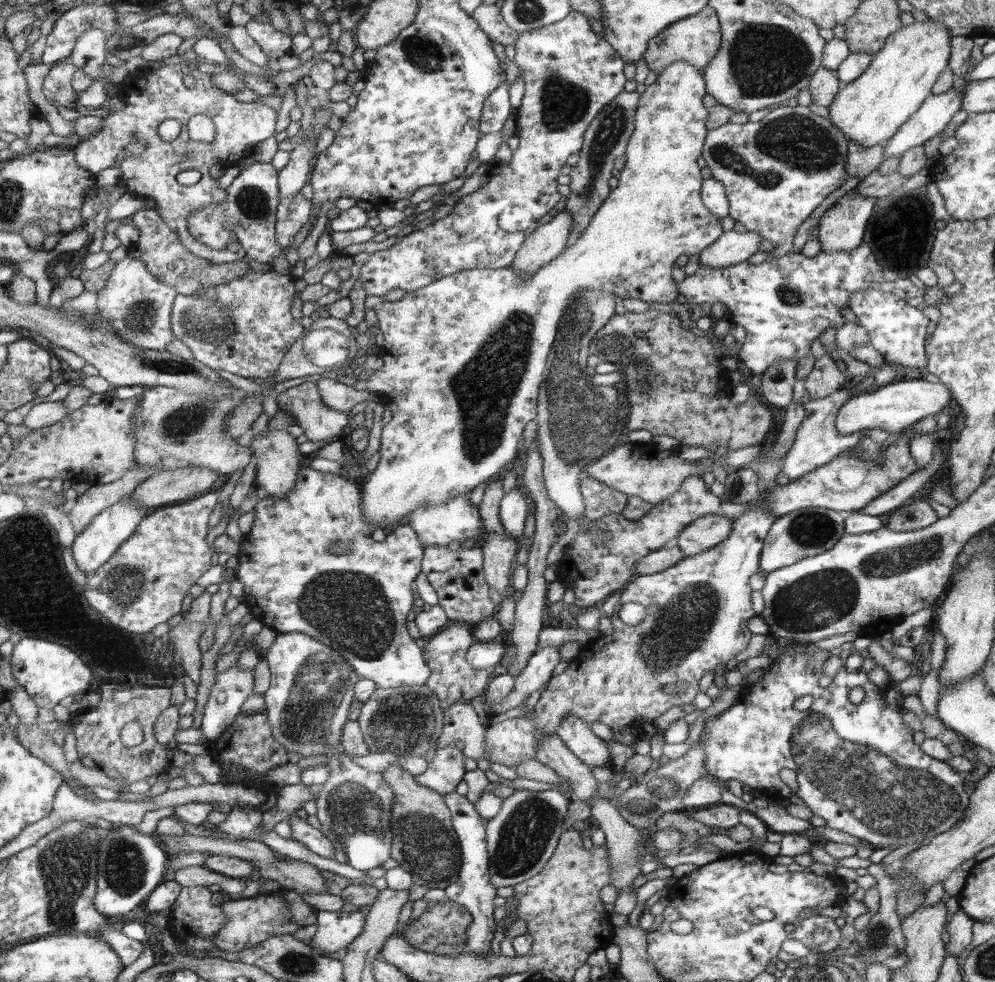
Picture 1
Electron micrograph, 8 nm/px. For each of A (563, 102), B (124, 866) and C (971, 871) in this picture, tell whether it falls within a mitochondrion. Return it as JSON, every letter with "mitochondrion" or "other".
{"A":"mitochondrion","B":"mitochondrion","C":"other"}

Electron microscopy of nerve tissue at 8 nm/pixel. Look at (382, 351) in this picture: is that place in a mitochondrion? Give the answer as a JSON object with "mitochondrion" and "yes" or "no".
{"mitochondrion":"no"}

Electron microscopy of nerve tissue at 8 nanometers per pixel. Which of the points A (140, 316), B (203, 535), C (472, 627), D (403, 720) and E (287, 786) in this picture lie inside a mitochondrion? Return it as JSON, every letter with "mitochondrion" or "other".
{"A":"mitochondrion","B":"other","C":"other","D":"mitochondrion","E":"other"}

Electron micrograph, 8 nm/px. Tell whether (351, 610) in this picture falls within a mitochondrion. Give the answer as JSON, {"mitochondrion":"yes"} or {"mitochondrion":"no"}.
{"mitochondrion":"yes"}

